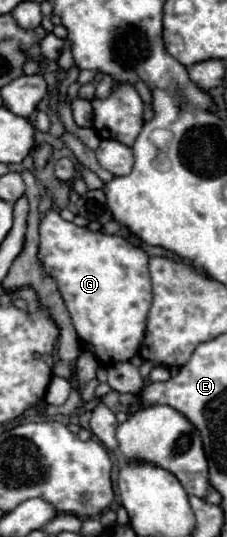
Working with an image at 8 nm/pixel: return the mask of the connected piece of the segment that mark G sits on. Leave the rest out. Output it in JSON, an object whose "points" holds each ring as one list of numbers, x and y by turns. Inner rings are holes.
{"points":[[50,210,40,222,38,256,46,272,58,282,78,338,94,346,98,362,110,366,130,360,142,344,144,320,152,302,148,254,120,234,92,232,74,222,66,222,58,212],[138,274,144,274,146,288,140,288]]}

